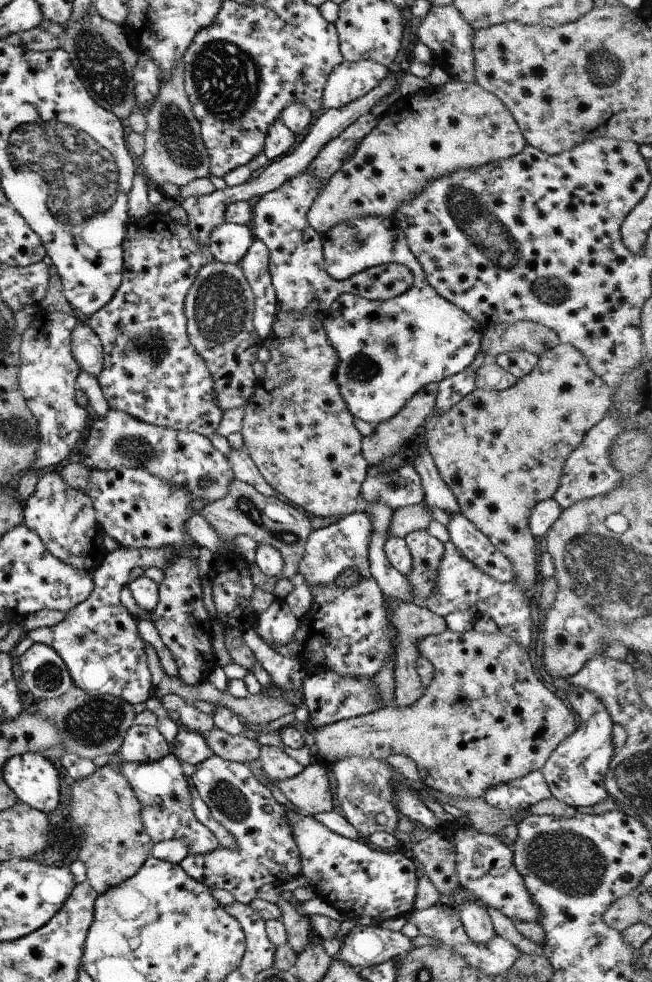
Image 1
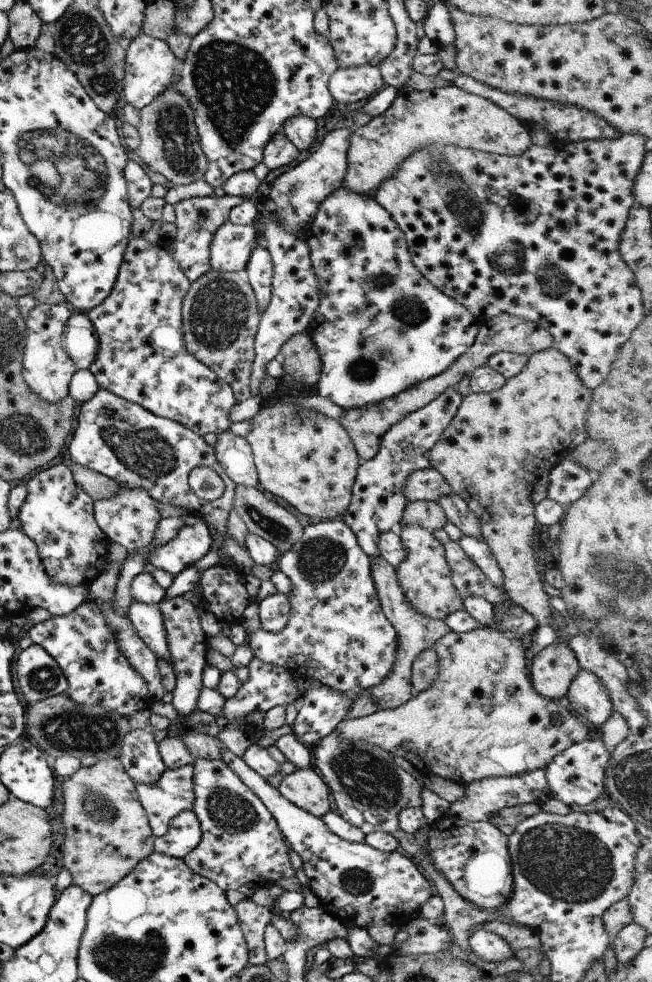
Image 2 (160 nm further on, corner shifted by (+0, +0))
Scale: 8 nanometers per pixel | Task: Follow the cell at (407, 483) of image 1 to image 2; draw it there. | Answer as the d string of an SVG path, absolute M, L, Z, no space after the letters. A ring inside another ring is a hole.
M431 466L409 474L404 486L404 495L409 501L436 501L451 492L447 481Z

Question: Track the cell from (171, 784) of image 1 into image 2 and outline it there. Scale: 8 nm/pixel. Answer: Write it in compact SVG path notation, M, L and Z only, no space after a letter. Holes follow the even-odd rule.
M192 765L164 769L154 785L132 784L136 788L139 804L145 811L154 837L160 837L170 820L182 810L192 808Z

